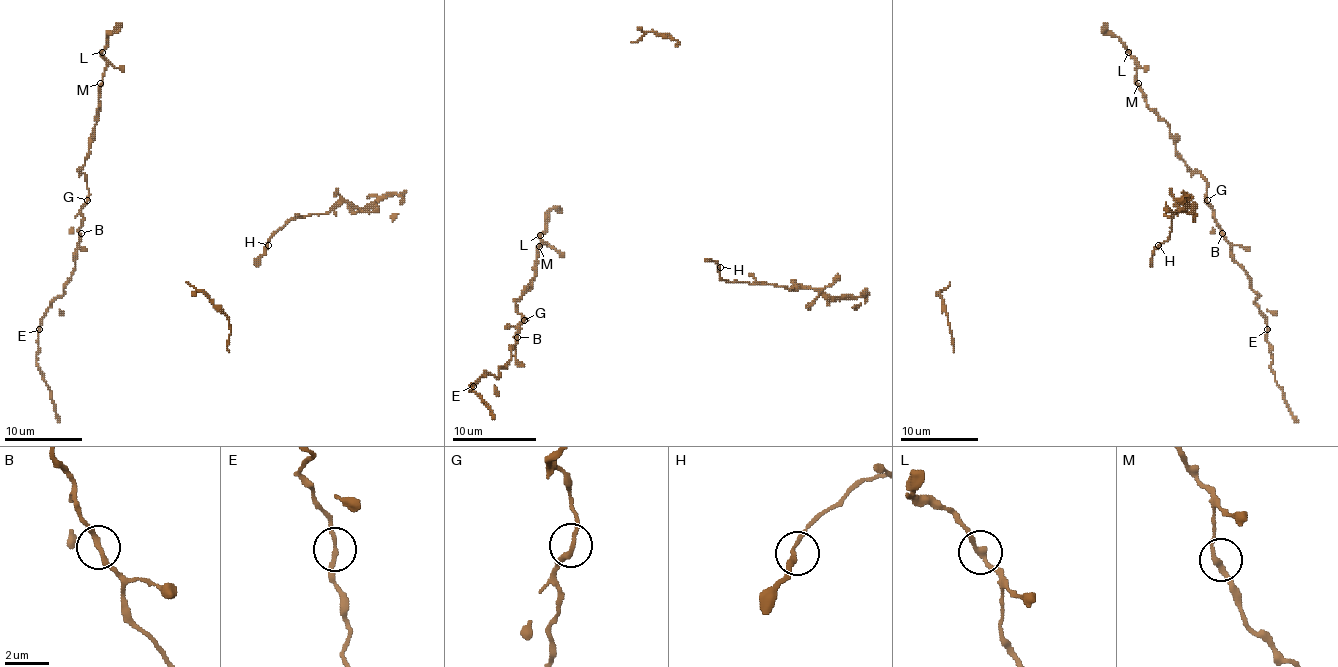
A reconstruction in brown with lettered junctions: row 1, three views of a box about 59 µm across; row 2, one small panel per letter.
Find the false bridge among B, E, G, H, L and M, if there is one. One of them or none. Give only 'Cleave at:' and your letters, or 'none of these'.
Cleave at: none of these

